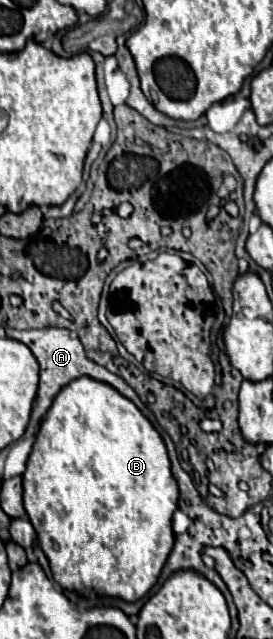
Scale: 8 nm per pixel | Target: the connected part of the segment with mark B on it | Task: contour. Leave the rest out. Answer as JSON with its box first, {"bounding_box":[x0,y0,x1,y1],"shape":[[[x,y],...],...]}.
{"bounding_box":[23,377,179,603],"shape":[[[79,377],[61,389],[61,393],[55,397],[53,405],[49,407],[49,411],[45,415],[45,423],[41,425],[41,429],[37,433],[37,441],[29,455],[27,471],[23,473],[23,503],[25,503],[25,511],[29,515],[29,521],[33,523],[35,531],[37,531],[39,545],[49,559],[53,579],[63,589],[67,589],[75,595],[83,595],[83,597],[101,595],[101,597],[123,599],[129,603],[145,597],[145,593],[155,585],[155,581],[173,549],[175,533],[171,529],[171,517],[177,509],[177,499],[179,499],[179,487],[171,475],[171,463],[167,457],[165,443],[163,443],[161,435],[155,431],[155,427],[147,421],[147,417],[127,397],[117,393],[111,385],[95,381],[91,377]]]}

